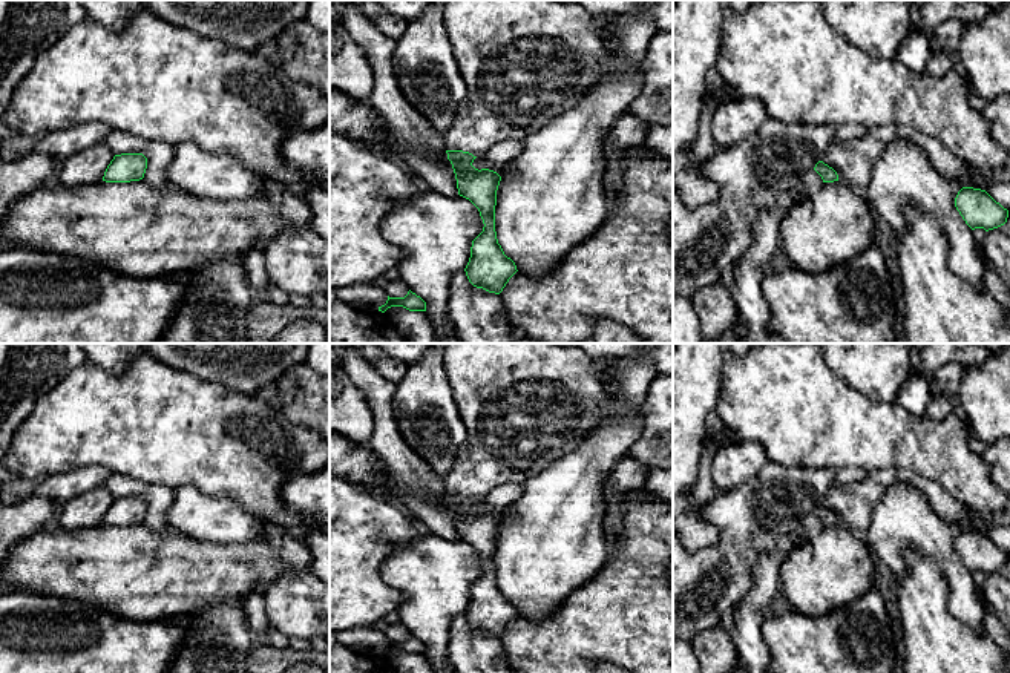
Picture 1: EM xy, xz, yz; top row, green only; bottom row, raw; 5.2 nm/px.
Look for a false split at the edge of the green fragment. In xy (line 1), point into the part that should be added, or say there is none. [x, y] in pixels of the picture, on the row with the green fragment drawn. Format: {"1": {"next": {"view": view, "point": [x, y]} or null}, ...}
{"1": {"next": null}}

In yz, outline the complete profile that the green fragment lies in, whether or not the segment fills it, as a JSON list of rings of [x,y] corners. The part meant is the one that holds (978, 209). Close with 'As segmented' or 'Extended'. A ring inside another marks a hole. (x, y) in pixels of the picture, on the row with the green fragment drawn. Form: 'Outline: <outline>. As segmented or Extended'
Outline: [[[962,187],[958,192],[955,207],[972,230],[984,228],[989,231],[1004,225],[1008,218],[1007,208],[985,190],[973,187]]]. As segmented

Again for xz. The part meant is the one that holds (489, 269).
Outline: [[[448,0],[443,21],[455,61],[467,87],[455,120],[444,136],[458,195],[480,212],[483,231],[472,241],[464,268],[469,282],[500,294],[518,271],[498,244],[495,231],[497,190],[501,176],[472,166],[477,156],[500,141],[523,141],[552,118],[576,106],[605,71],[604,48],[592,28],[593,14],[566,0]]]. Extended

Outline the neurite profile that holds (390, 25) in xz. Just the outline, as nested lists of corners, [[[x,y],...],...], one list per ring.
[[[359,0],[356,6],[383,35],[392,40],[398,40],[408,28],[405,18],[391,14],[374,0]]]

